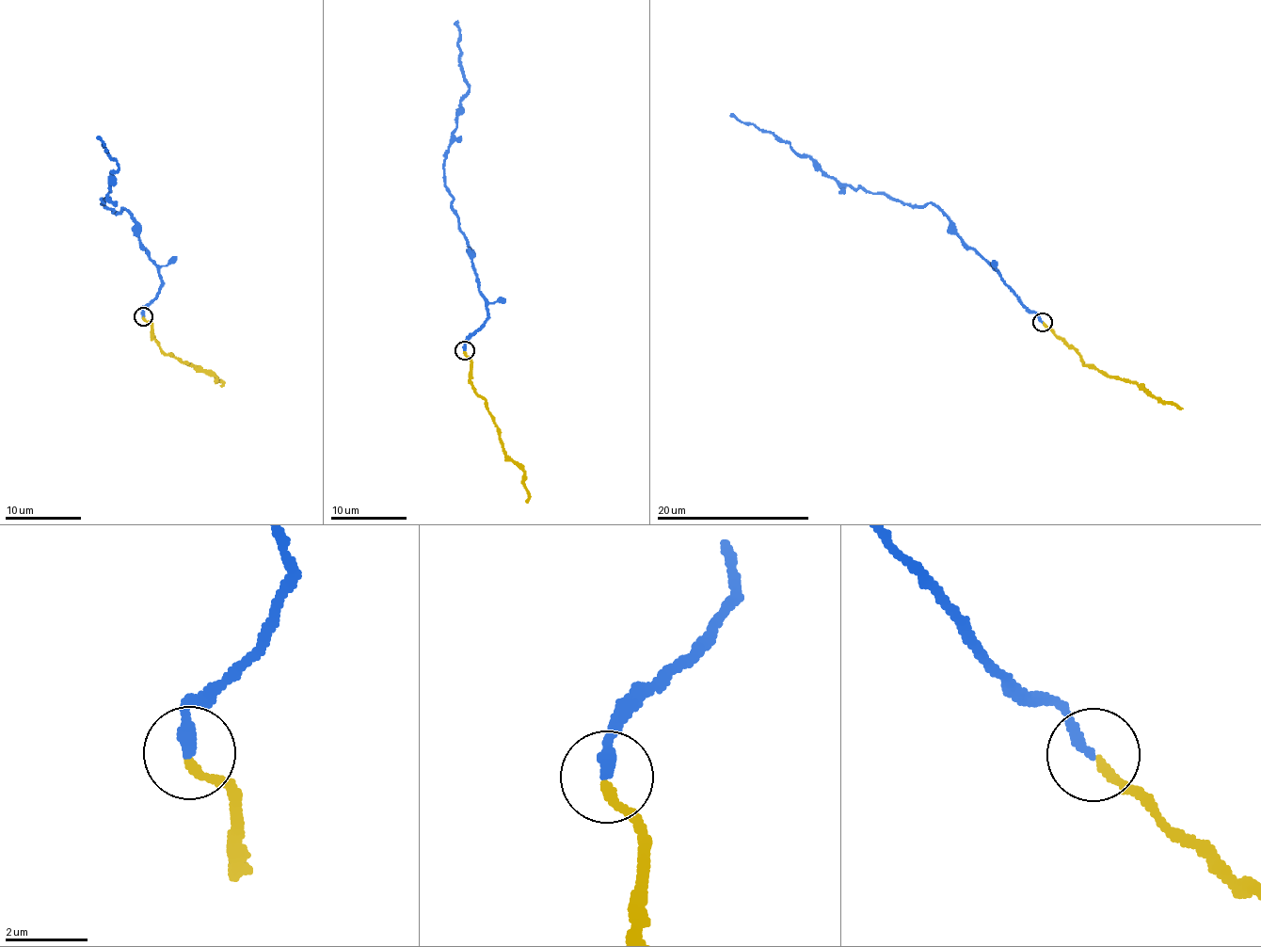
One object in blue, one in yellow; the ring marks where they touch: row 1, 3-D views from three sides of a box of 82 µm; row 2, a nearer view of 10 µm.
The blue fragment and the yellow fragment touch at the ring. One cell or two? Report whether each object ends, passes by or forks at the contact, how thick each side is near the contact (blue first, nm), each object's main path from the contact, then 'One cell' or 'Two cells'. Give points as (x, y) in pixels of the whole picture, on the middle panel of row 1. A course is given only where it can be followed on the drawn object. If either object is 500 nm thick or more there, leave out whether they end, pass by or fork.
At the ring blue ends. At the ring yellow ends. Thickness 320 nm (blue) against 200 nm. Course of blue: (465, 351), (466, 341), (486, 320), (487, 301), (443, 179), (456, 109), (469, 89), (454, 22). Course of yellow: (465, 351), (470, 361), (469, 381), (485, 400), (501, 447), (523, 472), (526, 503). One cell

